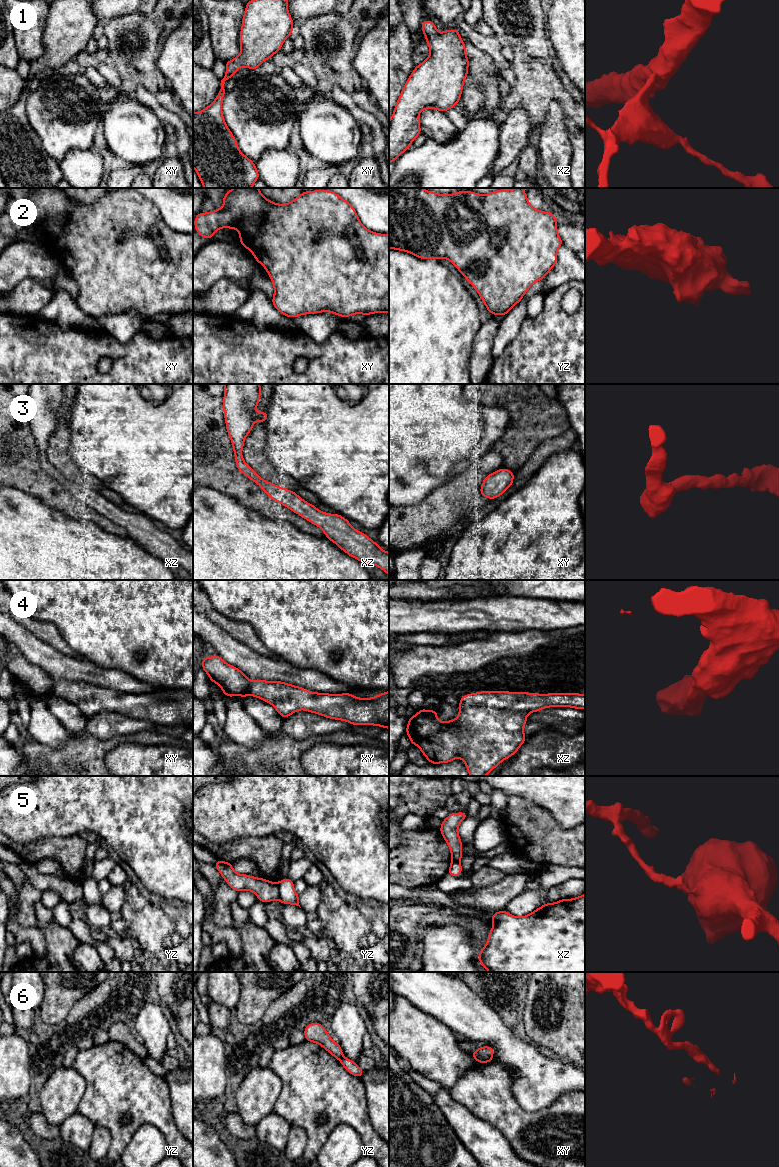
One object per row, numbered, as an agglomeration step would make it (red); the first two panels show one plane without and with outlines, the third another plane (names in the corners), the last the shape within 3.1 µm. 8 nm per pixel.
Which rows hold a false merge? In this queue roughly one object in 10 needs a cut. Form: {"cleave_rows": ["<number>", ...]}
{"cleave_rows": ["5", "6"]}

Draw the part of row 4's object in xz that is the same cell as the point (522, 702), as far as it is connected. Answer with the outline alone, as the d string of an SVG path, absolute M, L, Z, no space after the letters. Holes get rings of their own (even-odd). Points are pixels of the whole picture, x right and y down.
M481 691L461 696L459 702L459 715L456 719L441 722L437 719L437 710L428 711L421 709L414 716L409 718L406 734L411 744L417 745L423 755L432 764L448 763L456 758L461 758L470 776L486 776L496 768L502 761L506 760L518 751L525 742L524 726L527 722L527 715L548 707L572 707L585 709L585 694L578 693L527 693L508 691Z

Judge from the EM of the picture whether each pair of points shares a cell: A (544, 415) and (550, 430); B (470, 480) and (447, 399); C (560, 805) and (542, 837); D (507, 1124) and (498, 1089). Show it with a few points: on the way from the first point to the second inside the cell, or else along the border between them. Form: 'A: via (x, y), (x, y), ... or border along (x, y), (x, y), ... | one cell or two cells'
A: via (546, 419), (549, 426) | one cell
B: border along (486, 454), (447, 481) | two cells
C: border along (533, 803), (545, 808), (561, 827), (574, 827) | two cells
D: via (504, 1115), (498, 1107), (498, 1098) | one cell

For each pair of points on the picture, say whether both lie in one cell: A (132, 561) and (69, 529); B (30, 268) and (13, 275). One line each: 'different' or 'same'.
A: same
B: same

